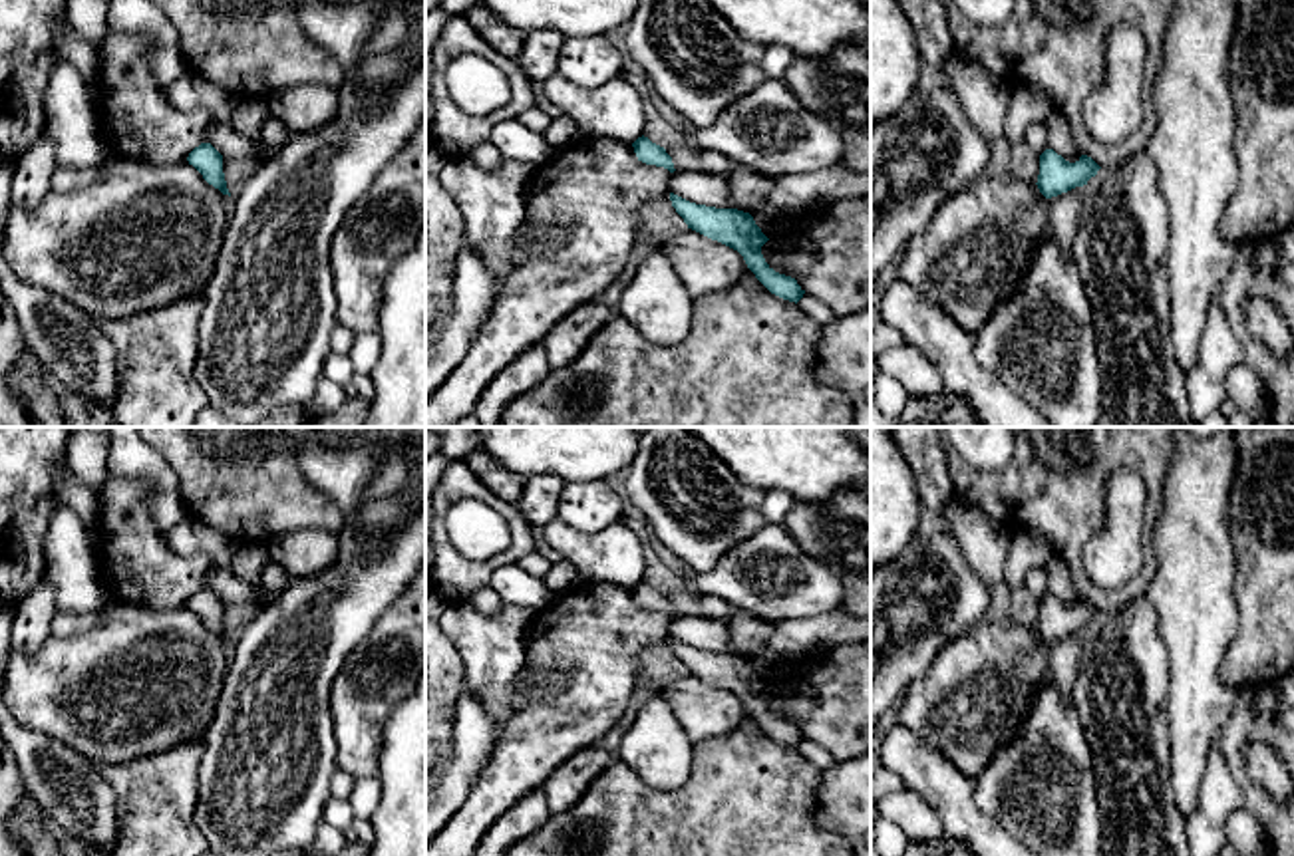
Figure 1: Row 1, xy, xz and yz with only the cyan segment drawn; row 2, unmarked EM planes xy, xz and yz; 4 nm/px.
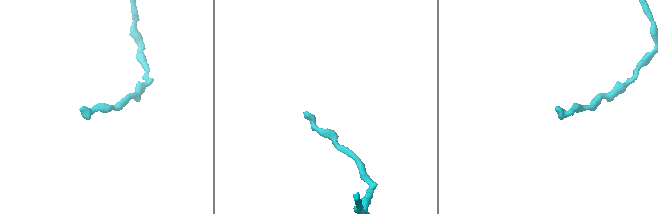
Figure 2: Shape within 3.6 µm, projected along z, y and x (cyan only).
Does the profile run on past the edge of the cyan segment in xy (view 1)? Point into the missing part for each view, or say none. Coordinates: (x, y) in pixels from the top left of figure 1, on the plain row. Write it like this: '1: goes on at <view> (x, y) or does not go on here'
1: does not go on here

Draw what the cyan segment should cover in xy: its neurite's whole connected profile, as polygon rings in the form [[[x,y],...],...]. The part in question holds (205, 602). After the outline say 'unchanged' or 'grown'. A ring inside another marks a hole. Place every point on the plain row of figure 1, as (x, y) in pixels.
[[[201,588],[195,592],[187,606],[203,620],[209,630],[231,642],[223,618],[223,600],[211,588]]]; unchanged

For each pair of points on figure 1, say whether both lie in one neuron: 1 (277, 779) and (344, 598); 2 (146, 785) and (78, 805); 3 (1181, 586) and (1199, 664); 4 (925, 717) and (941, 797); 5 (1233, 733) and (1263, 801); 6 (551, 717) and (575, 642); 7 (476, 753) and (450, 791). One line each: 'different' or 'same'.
1: same
2: different
3: same
4: different
5: same
6: same
7: same

